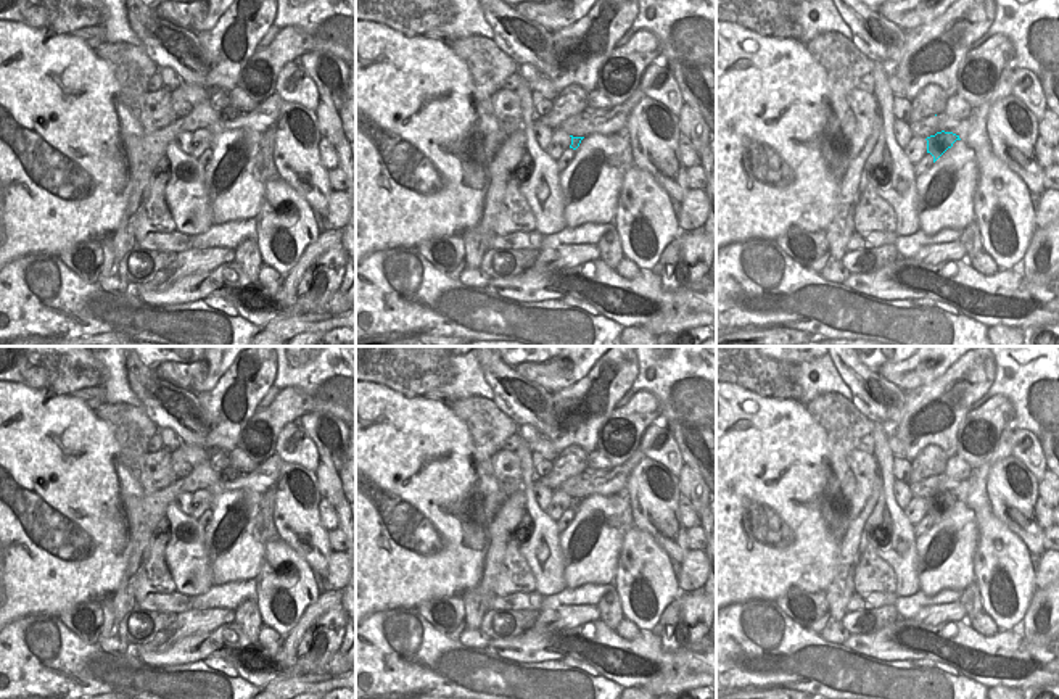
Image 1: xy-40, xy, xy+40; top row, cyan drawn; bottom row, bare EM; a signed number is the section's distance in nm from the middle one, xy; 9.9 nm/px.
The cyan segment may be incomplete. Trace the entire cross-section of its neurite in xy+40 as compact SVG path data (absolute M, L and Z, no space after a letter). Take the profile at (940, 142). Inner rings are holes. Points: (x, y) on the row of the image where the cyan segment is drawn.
M937 132L935 135L930 135L927 140L927 153L933 156L933 163L948 150L953 147L956 140L961 140L959 135L953 132Z

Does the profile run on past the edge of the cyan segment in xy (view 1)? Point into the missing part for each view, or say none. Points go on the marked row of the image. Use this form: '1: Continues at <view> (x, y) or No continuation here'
1: No continuation here

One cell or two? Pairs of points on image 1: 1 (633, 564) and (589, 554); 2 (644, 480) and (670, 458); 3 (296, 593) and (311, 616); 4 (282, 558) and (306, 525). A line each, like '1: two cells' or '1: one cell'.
1: two cells
2: two cells
3: two cells
4: two cells

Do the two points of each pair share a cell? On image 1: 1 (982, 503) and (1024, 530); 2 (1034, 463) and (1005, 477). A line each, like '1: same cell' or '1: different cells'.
1: different cells
2: different cells

